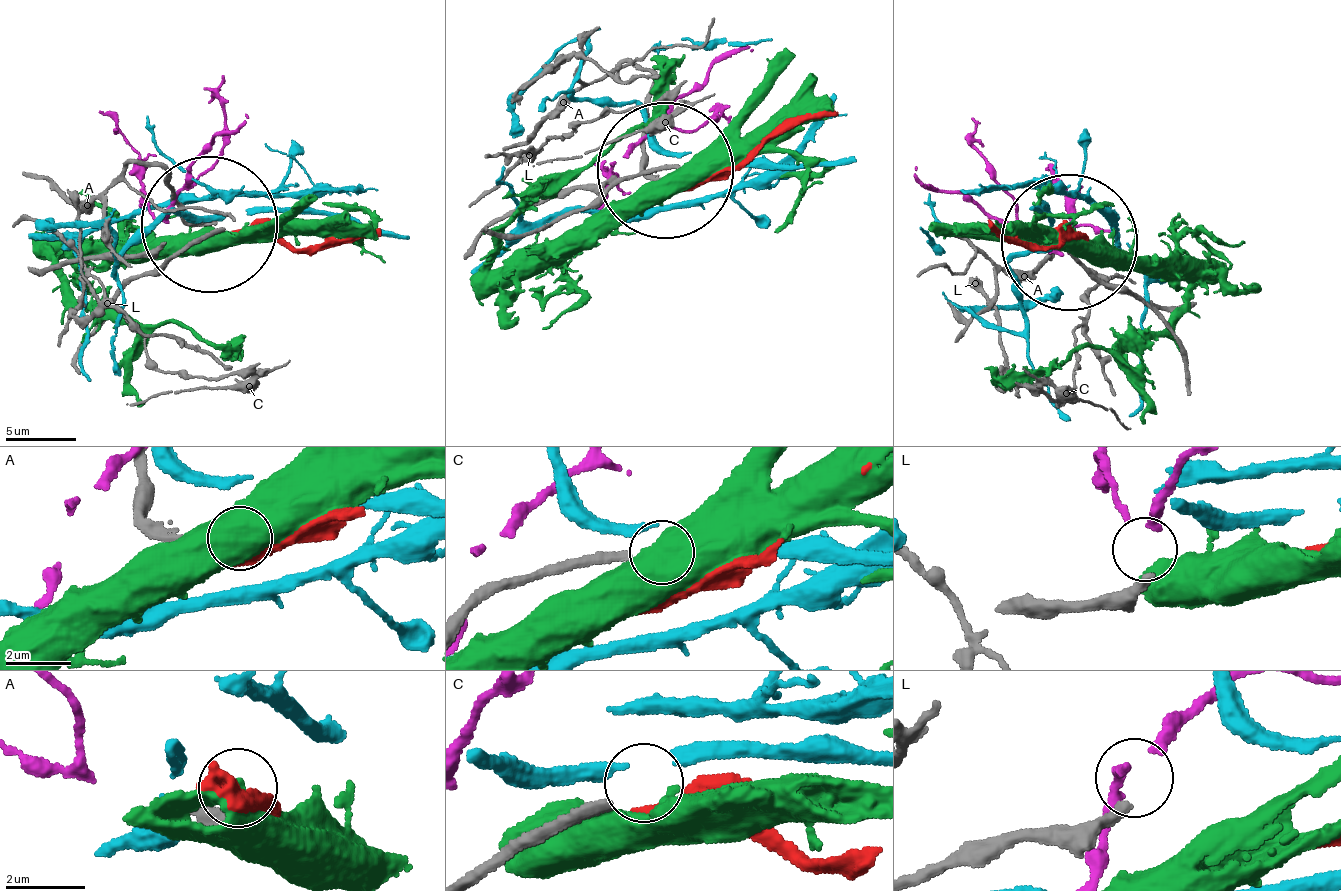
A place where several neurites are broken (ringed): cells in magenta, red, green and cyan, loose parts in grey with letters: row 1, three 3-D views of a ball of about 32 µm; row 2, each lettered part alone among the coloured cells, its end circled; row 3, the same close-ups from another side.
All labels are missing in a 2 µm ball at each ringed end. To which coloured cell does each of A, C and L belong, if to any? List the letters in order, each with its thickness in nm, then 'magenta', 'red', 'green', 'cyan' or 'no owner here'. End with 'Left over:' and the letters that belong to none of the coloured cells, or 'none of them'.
A: 320 nm | no owner here
C: 280 nm | no owner here
L: 280 nm | magenta
Left over: A, C

